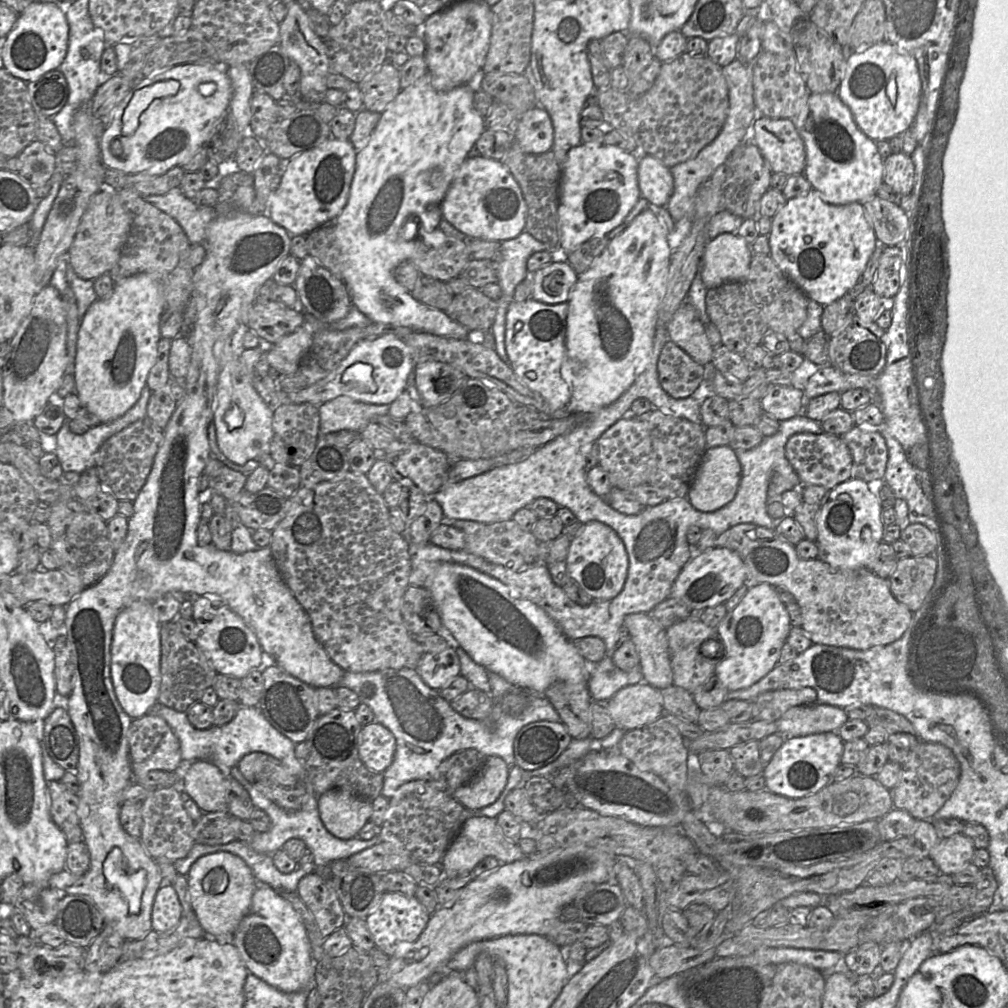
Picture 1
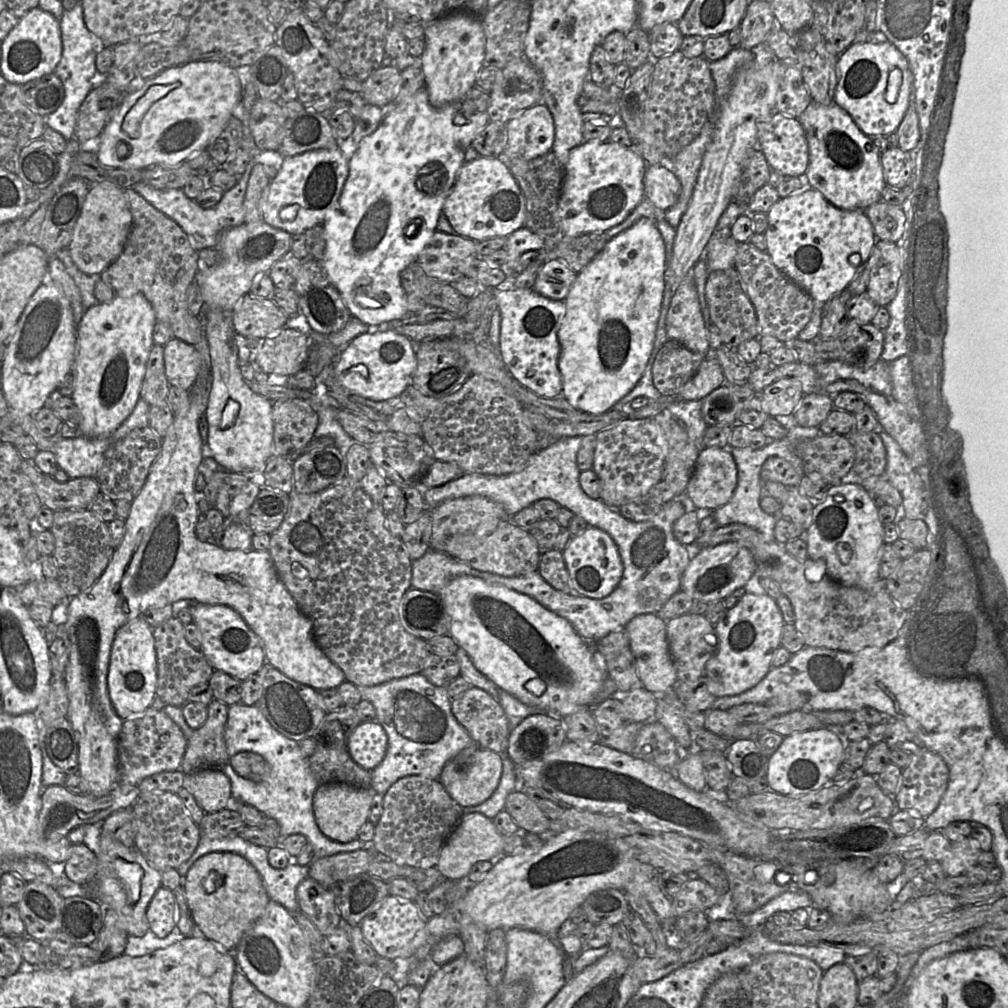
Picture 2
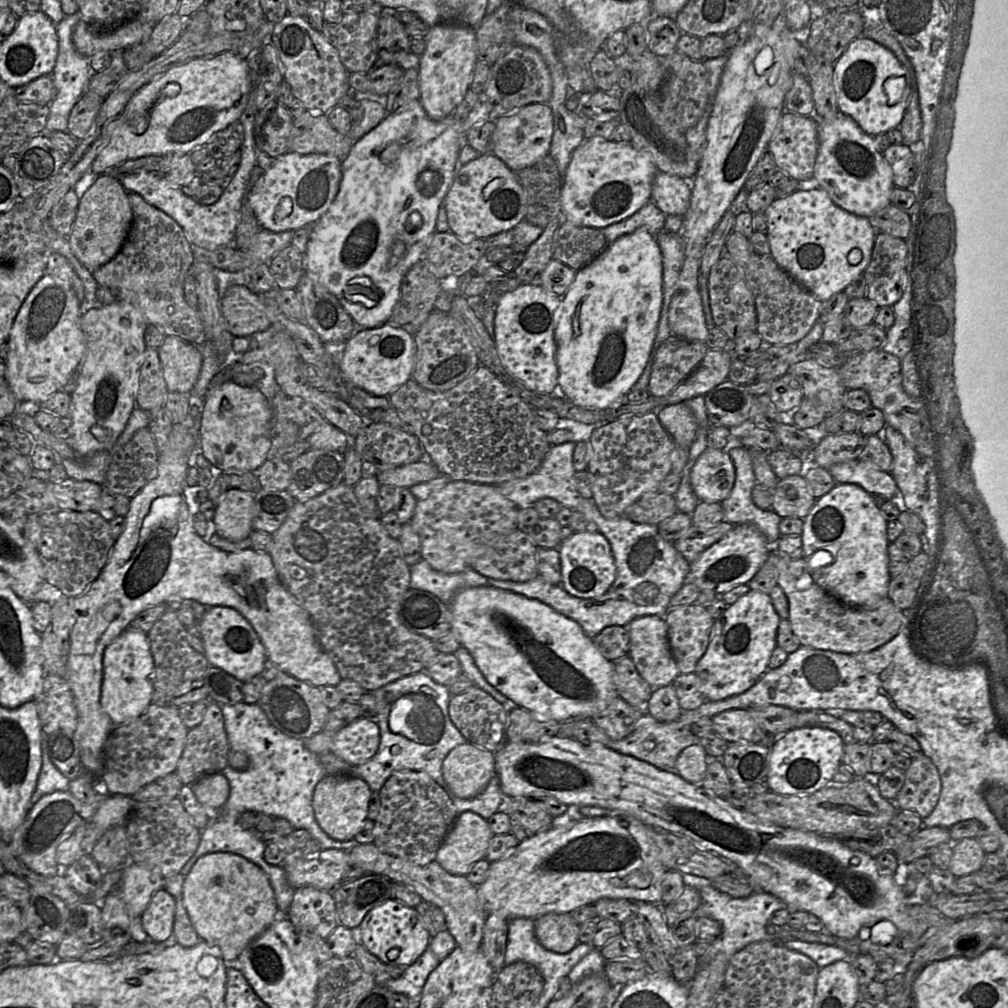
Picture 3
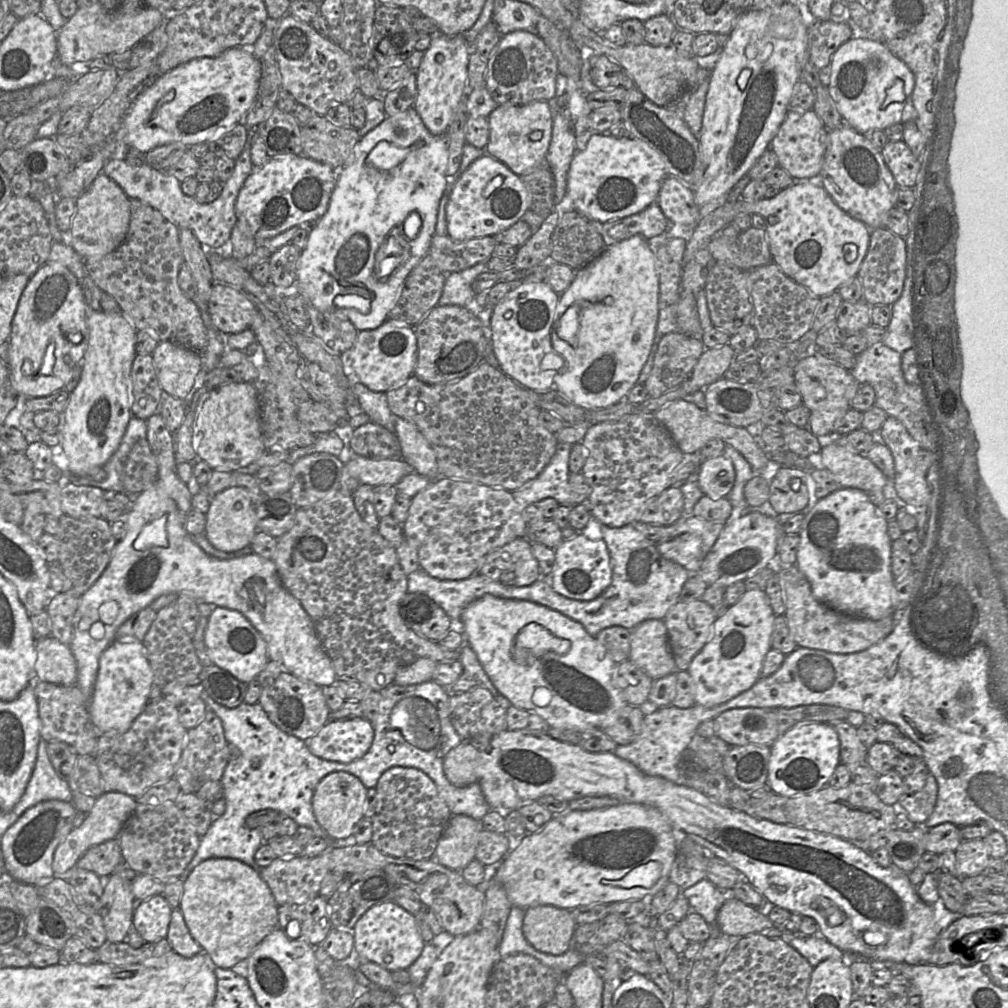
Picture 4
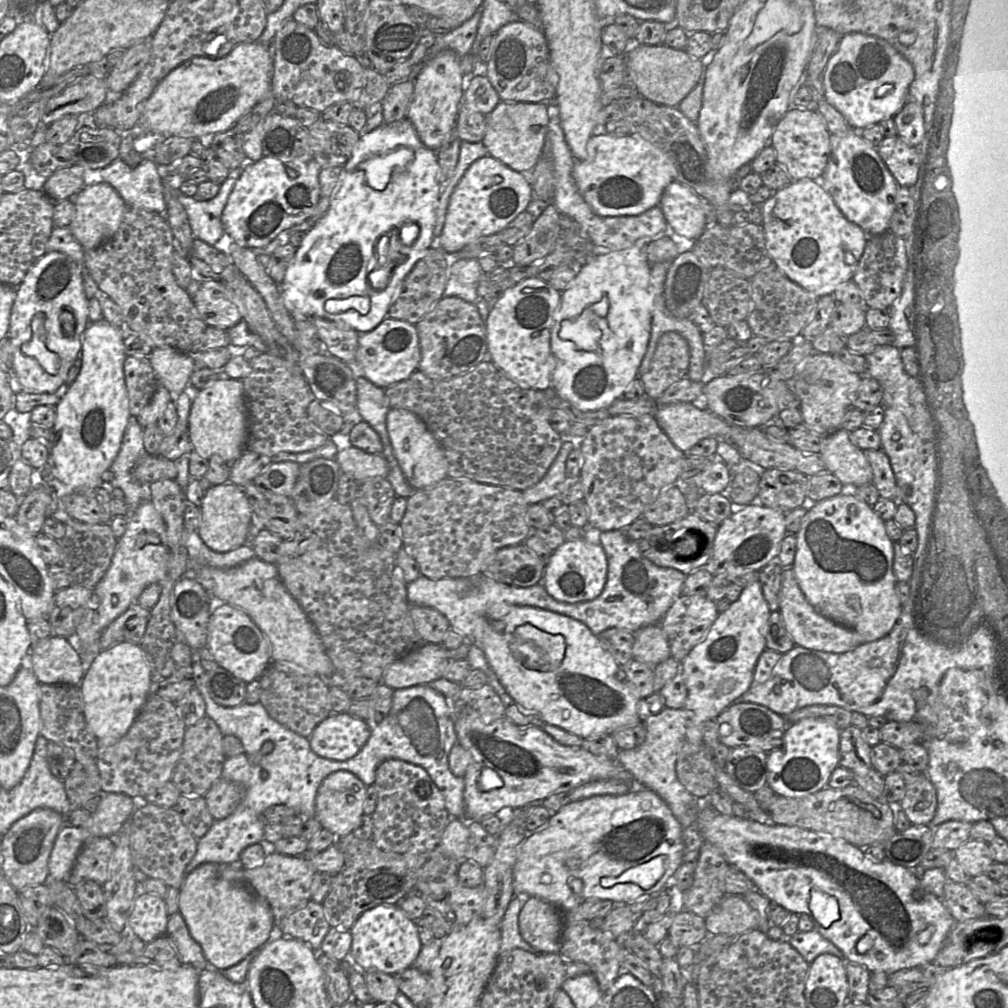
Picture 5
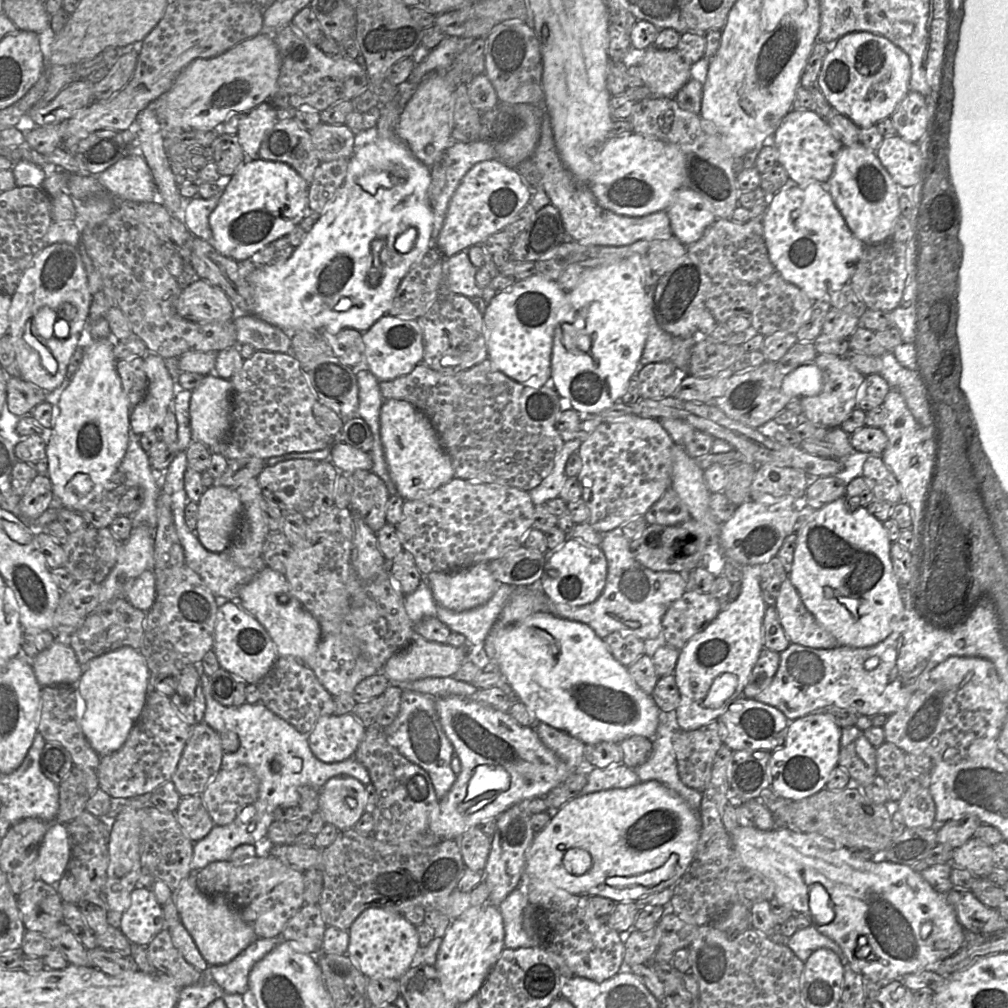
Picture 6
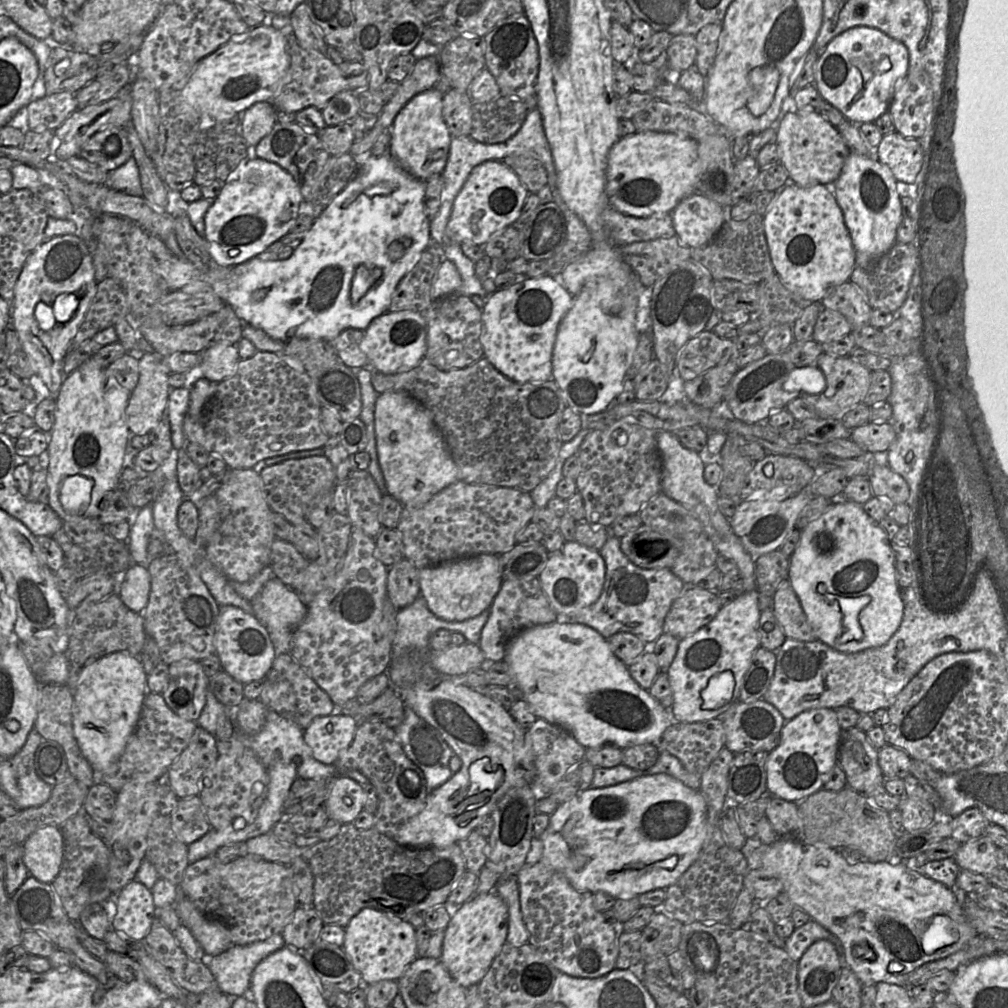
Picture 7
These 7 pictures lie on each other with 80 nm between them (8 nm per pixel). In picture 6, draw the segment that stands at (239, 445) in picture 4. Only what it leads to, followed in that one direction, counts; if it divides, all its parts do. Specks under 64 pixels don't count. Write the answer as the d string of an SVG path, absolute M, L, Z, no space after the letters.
M208 375L192 390L189 406L189 419L192 441L204 444L207 448L225 442L230 428L232 384L229 379Z

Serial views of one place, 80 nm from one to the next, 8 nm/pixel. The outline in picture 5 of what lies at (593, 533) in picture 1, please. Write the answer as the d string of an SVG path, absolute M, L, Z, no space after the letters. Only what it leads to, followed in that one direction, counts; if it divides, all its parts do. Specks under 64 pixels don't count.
M585 539L570 540L552 552L545 566L542 584L547 593L560 602L580 603L597 598L603 591L608 574L608 561L600 544L592 544Z

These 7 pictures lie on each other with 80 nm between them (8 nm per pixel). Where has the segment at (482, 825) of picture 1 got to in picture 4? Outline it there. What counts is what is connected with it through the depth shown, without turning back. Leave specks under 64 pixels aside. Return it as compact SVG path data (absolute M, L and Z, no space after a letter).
M452 815L438 841L434 859L460 872L475 859L481 829L480 821L470 816Z

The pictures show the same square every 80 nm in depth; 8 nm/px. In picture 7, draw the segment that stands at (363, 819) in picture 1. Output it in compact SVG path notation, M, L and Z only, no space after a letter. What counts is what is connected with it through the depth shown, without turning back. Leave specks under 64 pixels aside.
M337 776L330 783L330 790L324 802L328 818L341 824L353 823L364 809L363 787L346 776Z

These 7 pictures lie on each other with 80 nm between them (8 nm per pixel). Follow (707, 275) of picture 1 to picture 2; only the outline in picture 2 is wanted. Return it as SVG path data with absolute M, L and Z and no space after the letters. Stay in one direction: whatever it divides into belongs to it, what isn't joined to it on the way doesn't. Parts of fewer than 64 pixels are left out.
M715 229L705 249L704 259L709 271L734 267L738 243L731 235L731 229Z

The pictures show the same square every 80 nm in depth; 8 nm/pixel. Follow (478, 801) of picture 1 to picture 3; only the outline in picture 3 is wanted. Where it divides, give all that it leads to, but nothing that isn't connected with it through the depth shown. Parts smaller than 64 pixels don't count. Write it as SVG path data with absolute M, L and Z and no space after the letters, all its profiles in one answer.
M469 742L453 748L442 764L449 791L463 799L480 794L495 775L495 753Z

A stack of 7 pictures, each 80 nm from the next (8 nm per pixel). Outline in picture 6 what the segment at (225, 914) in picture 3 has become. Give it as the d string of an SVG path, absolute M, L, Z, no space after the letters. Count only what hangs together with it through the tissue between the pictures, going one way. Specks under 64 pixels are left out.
M190 873L174 890L174 900L181 923L209 966L231 962L259 939L230 901L223 896L208 896L199 890L194 873Z

